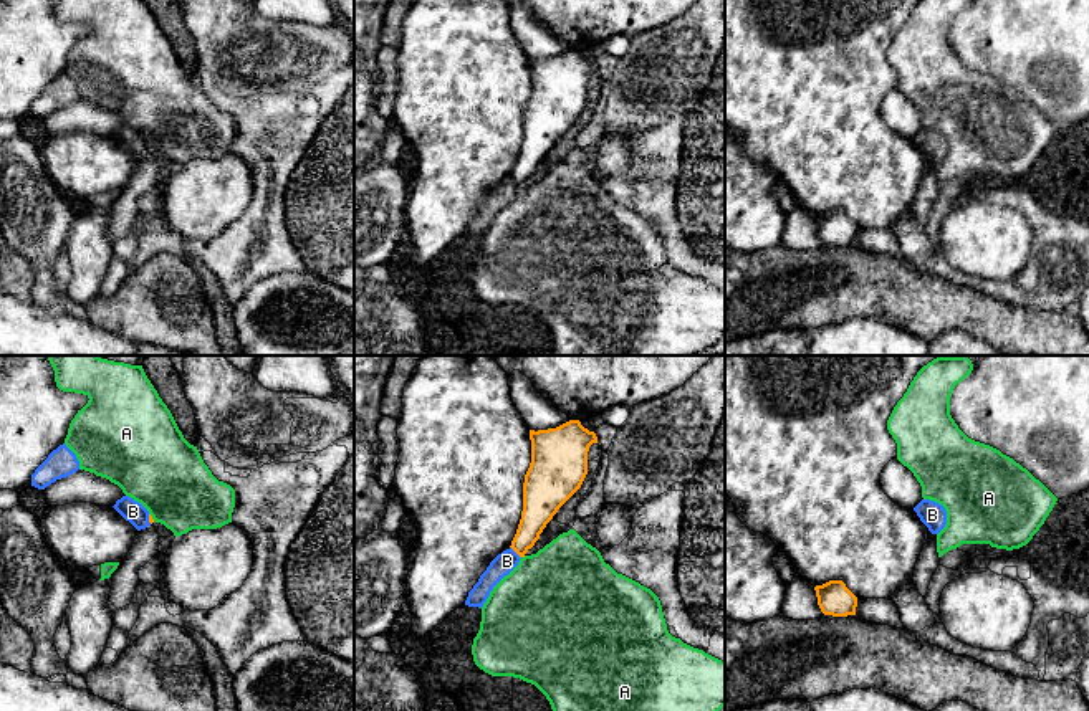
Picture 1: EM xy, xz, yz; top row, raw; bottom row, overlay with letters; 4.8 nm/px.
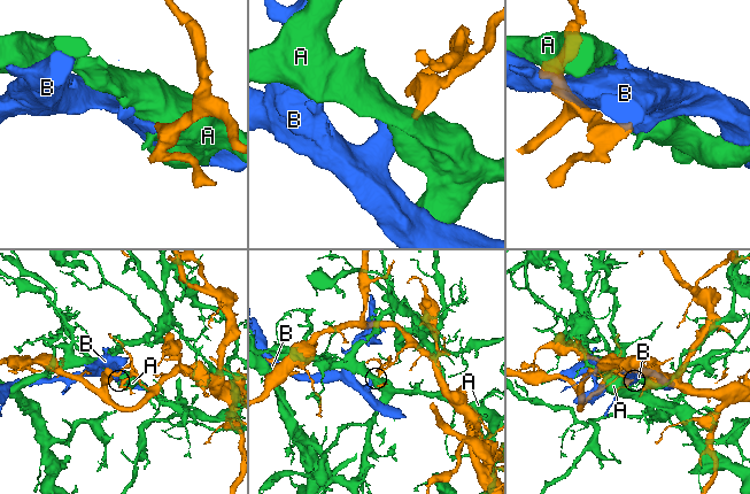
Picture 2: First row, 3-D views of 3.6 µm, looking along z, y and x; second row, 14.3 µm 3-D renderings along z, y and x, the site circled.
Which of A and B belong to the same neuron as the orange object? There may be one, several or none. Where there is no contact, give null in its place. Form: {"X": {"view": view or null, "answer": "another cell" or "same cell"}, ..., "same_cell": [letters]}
{"A": {"view": "xy", "answer": "another cell"}, "B": {"view": "xz", "answer": "another cell"}, "same_cell": []}

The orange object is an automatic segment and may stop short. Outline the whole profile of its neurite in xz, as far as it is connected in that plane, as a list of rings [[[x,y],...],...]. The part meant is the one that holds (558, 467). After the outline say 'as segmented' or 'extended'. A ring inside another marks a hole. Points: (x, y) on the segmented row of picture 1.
[[[579,420],[556,428],[530,430],[531,463],[523,483],[523,511],[511,541],[520,556],[535,546],[558,509],[581,488],[588,475],[588,451],[597,443]]]; as segmented

